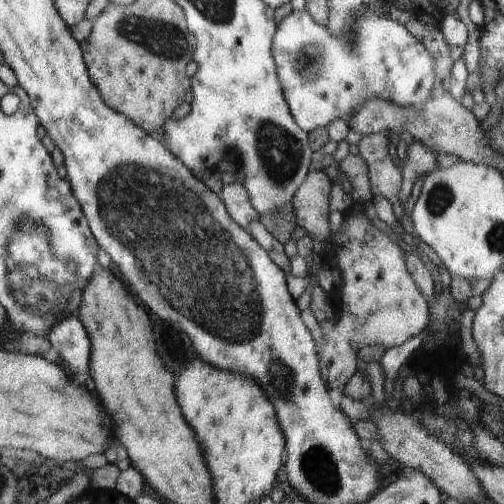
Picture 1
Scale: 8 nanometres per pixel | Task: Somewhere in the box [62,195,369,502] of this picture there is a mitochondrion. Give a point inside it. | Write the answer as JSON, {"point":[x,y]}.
{"point":[318,463]}

